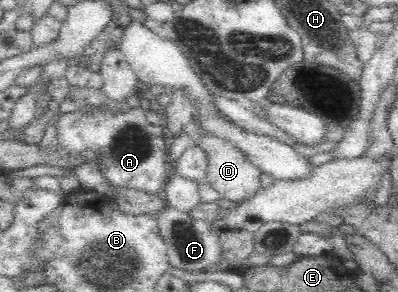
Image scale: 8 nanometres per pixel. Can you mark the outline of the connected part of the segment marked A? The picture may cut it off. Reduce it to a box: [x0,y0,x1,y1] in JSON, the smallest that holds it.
[53,105,173,197]

